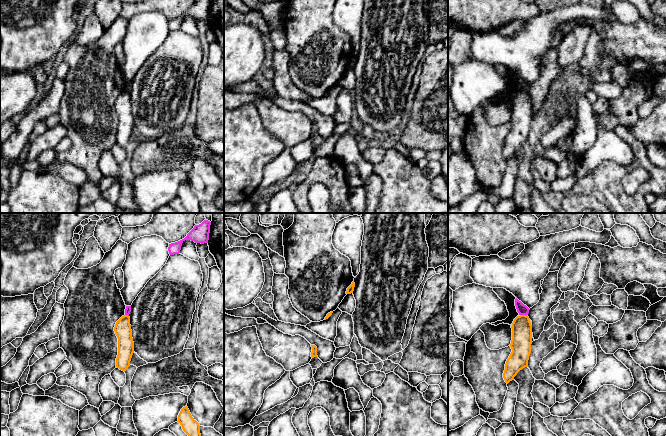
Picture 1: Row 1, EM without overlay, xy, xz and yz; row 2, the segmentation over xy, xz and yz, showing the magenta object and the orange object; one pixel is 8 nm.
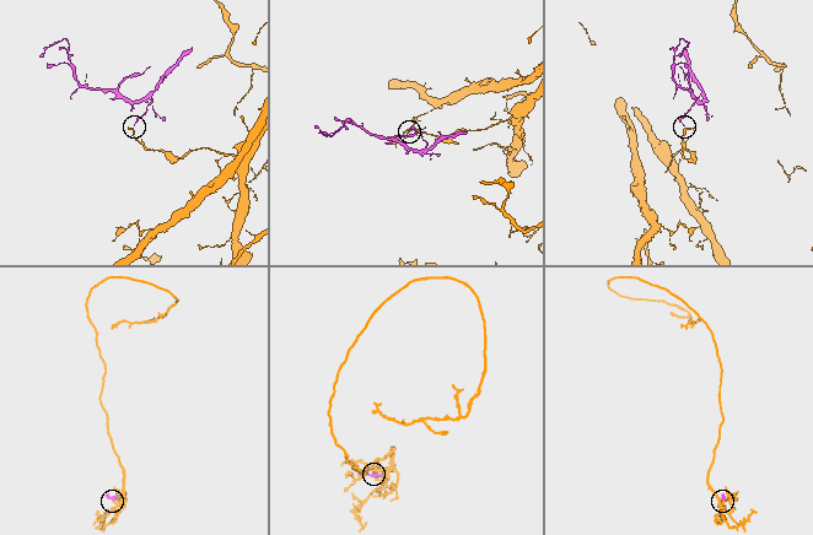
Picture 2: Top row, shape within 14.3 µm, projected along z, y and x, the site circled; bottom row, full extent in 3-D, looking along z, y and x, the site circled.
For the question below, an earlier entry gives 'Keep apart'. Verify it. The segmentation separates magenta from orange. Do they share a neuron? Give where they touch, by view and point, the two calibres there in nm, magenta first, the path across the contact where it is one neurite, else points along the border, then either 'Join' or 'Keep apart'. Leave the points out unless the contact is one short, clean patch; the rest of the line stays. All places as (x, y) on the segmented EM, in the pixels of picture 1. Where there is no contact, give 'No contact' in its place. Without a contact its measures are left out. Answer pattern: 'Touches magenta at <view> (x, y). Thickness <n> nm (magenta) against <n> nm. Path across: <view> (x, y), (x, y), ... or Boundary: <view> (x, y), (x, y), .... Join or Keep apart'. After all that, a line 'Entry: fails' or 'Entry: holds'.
Touches magenta at yz (523, 314). Thickness 90 nm (magenta) against 160 nm. Boundary: yz (520, 314), (526, 316). Keep apart
Entry: holds

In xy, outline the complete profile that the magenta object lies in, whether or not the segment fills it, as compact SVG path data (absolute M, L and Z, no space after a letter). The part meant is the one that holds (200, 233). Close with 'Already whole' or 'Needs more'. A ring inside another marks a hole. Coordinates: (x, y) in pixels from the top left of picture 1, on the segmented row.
M204 220L201 224L195 225L194 228L187 234L187 236L175 243L169 244L168 251L170 255L179 254L182 243L185 240L191 240L195 243L208 243L211 222Z. Already whole

